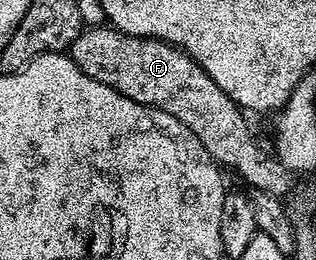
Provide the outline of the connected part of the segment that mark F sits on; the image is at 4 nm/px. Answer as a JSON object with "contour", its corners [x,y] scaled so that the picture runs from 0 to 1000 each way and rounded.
{"contour":[[[288,96],[237,146],[218,208],[244,265],[294,296],[294,312],[320,312],[320,327],[345,327],[345,342],[446,404],[494,412],[535,435],[535,450],[560,450],[560,465],[649,558],[680,623],[709,646],[734,642],[782,696],[785,723],[886,758],[918,754],[937,731],[937,662],[889,635],[848,569],[842,581],[820,565],[794,523],[785,446],[747,412],[725,358],[636,265],[620,227],[604,227],[592,200],[544,165],[411,135],[348,96]]]}

